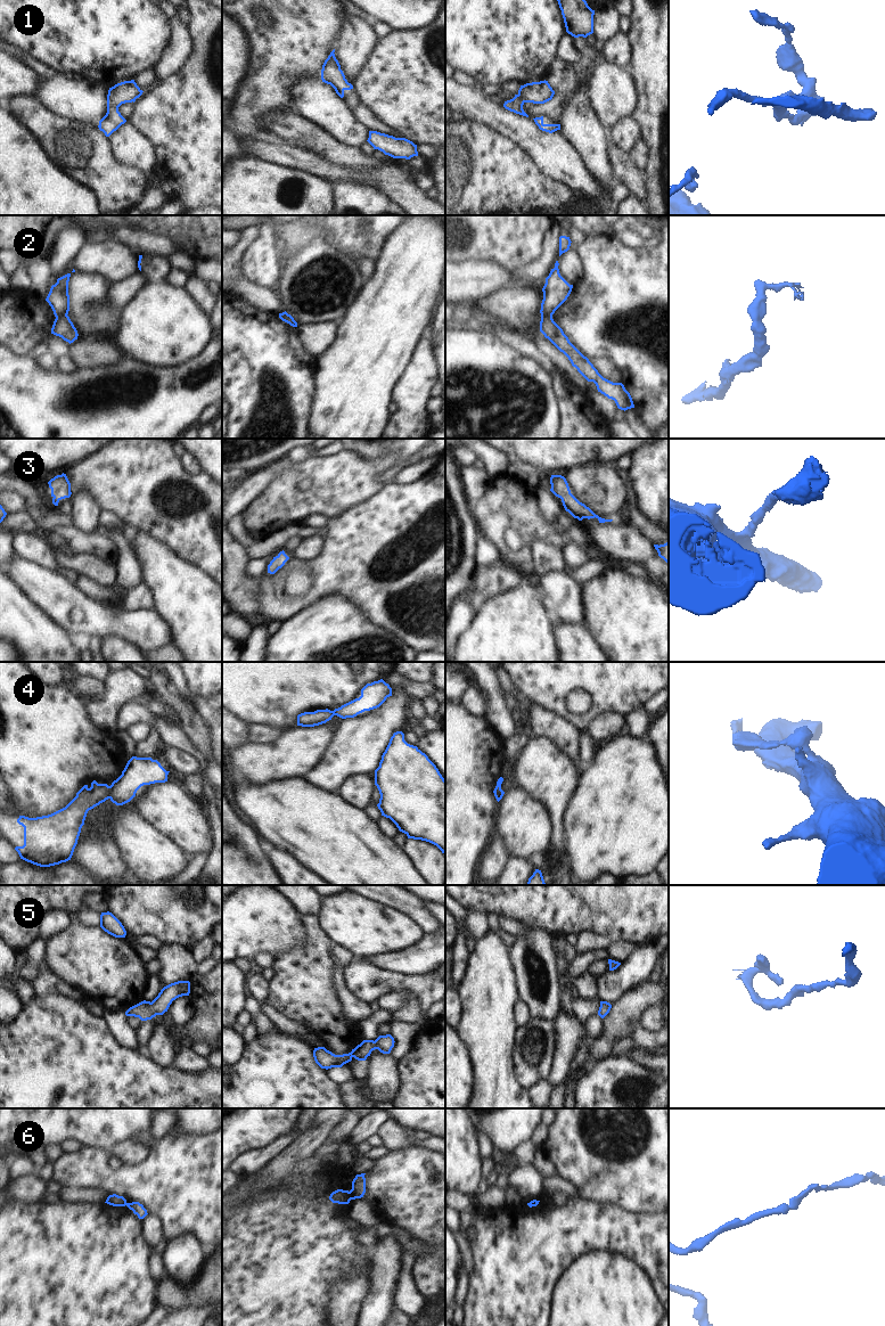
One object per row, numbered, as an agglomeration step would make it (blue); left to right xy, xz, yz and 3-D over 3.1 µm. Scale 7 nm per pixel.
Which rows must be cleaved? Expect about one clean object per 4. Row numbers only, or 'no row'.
2, 4, 6

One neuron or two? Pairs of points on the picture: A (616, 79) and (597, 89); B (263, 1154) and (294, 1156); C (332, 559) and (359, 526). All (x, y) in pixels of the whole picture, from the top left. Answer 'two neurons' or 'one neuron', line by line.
A: one neuron
B: two neurons
C: one neuron

